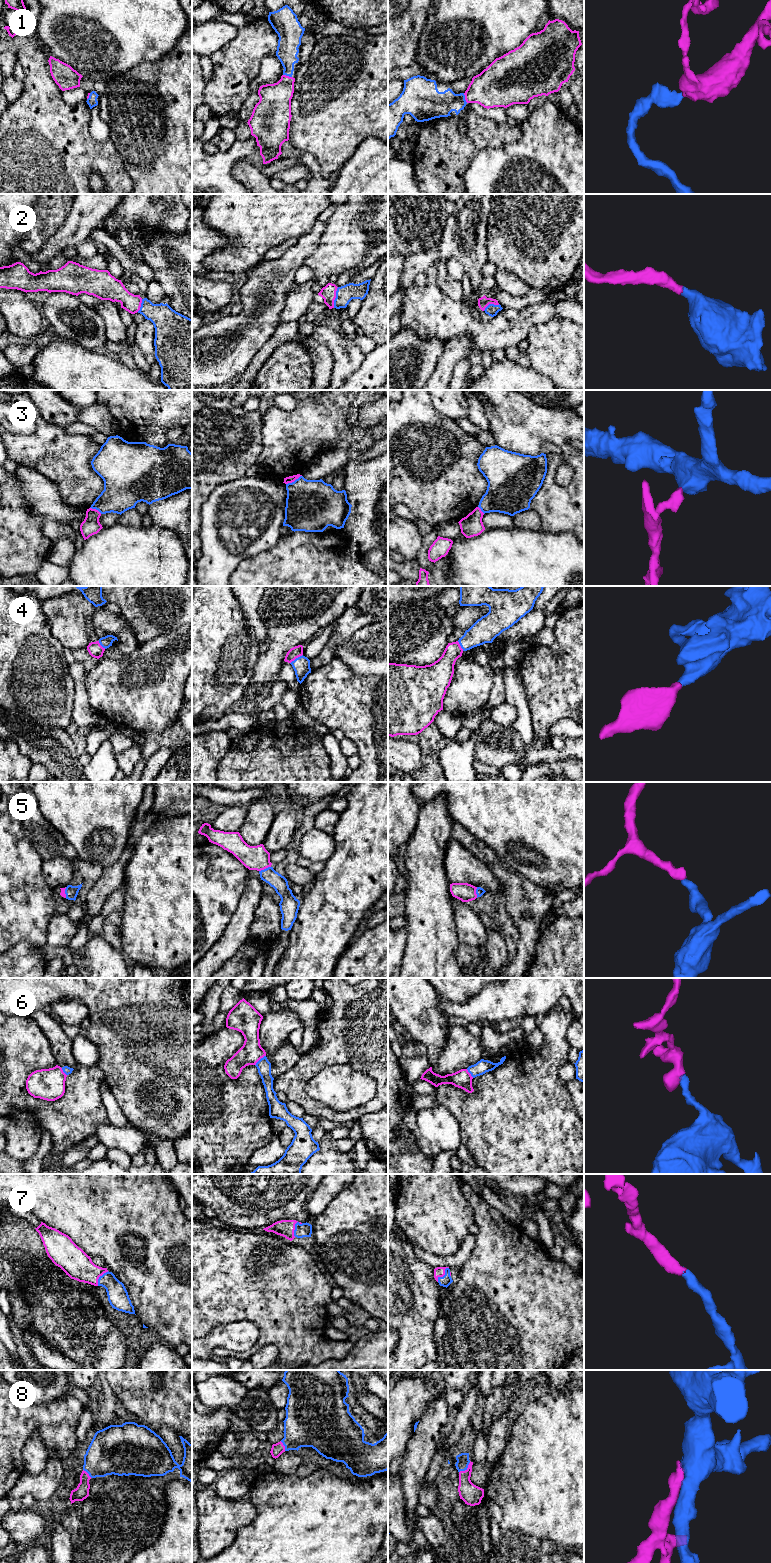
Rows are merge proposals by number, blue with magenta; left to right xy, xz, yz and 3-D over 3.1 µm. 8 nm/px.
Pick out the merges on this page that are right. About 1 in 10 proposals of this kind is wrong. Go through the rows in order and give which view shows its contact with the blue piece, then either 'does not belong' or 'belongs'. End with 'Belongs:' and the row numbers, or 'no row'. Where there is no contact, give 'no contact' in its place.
1: yz | belongs
2: xz | belongs
3: xz | does not belong
4: xz | belongs
5: xz | belongs
6: xz | belongs
7: yz | belongs
8: yz | belongs
Belongs: 1, 2, 4, 5, 6, 7, 8

